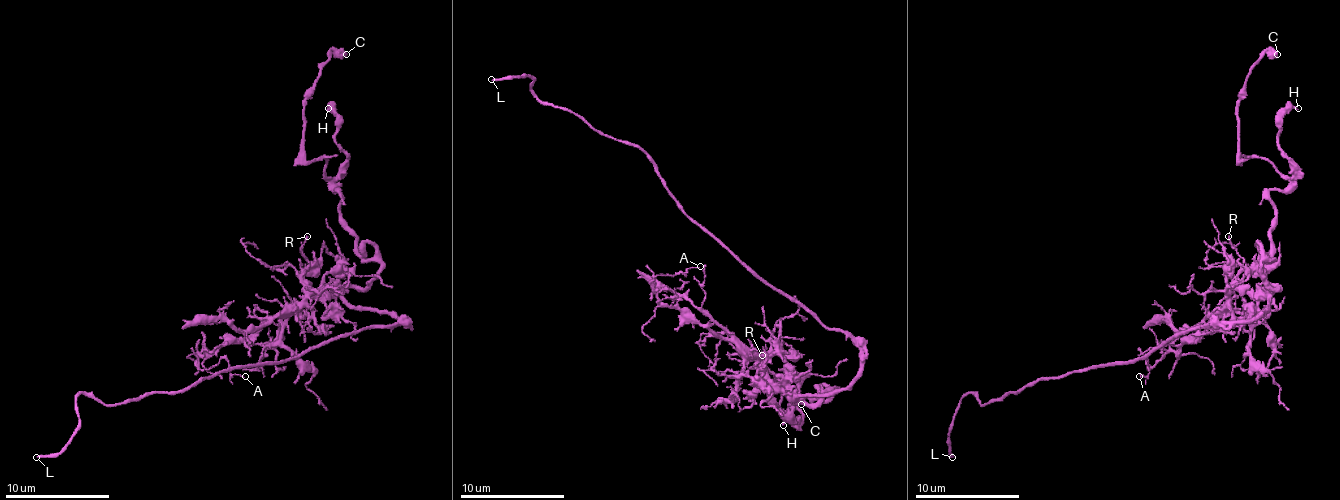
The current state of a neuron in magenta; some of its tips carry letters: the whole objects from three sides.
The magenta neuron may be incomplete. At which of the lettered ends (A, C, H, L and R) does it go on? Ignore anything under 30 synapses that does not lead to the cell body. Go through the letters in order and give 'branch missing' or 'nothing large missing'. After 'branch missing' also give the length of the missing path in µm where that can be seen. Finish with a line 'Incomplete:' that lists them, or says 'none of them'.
A: nothing large missing
C: nothing large missing
H: nothing large missing
L: branch missing; missing 20 µm
R: nothing large missing
Incomplete: L

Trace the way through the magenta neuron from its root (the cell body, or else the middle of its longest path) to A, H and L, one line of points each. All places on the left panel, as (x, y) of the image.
A: (388, 327), (406, 322), (307, 288), (250, 335), (198, 358), (200, 369), (224, 358), (232, 376), (245, 376)
H: (388, 327), (406, 322), (343, 296), (380, 265), (341, 215), (346, 155), (328, 108)
L: (388, 327), (117, 405), (81, 392), (70, 441), (36, 457)

